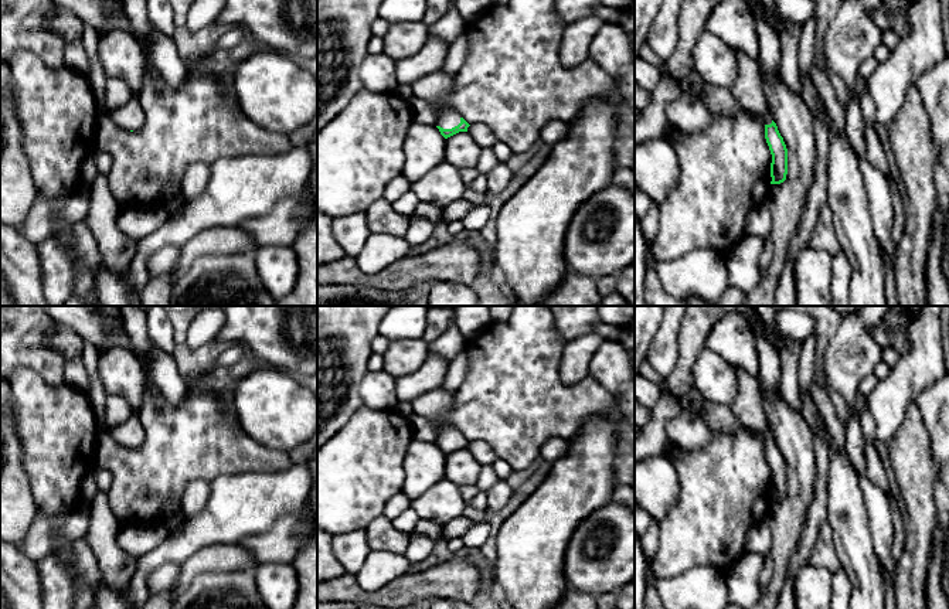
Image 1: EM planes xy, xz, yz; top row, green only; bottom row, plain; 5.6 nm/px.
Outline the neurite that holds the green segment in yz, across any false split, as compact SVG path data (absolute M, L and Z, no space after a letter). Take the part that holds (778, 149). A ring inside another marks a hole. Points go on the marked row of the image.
M769 113L763 118L765 139L772 154L771 163L771 184L780 184L786 180L788 174L788 149L780 136L776 123Z

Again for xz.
M439 71L418 79L411 85L414 96L436 108L439 113L436 127L445 139L459 132L467 132L467 127L470 126L458 110L443 105L453 91L453 82L453 75Z

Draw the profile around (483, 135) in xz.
M470 125L467 133L474 139L480 149L491 149L497 142L493 130L486 125Z

